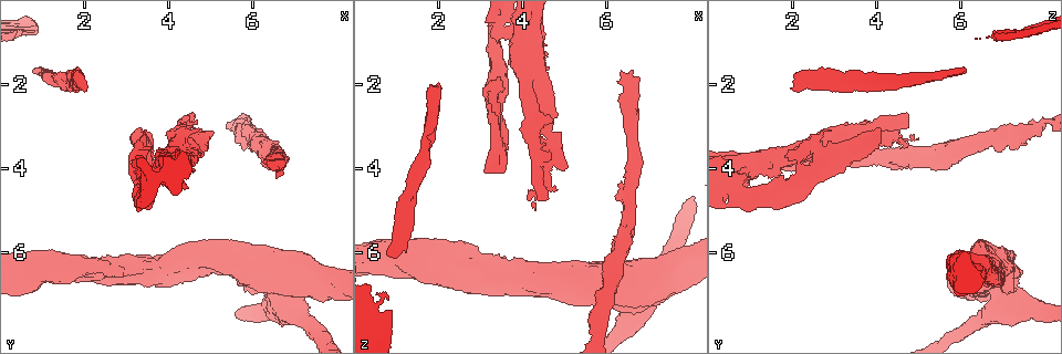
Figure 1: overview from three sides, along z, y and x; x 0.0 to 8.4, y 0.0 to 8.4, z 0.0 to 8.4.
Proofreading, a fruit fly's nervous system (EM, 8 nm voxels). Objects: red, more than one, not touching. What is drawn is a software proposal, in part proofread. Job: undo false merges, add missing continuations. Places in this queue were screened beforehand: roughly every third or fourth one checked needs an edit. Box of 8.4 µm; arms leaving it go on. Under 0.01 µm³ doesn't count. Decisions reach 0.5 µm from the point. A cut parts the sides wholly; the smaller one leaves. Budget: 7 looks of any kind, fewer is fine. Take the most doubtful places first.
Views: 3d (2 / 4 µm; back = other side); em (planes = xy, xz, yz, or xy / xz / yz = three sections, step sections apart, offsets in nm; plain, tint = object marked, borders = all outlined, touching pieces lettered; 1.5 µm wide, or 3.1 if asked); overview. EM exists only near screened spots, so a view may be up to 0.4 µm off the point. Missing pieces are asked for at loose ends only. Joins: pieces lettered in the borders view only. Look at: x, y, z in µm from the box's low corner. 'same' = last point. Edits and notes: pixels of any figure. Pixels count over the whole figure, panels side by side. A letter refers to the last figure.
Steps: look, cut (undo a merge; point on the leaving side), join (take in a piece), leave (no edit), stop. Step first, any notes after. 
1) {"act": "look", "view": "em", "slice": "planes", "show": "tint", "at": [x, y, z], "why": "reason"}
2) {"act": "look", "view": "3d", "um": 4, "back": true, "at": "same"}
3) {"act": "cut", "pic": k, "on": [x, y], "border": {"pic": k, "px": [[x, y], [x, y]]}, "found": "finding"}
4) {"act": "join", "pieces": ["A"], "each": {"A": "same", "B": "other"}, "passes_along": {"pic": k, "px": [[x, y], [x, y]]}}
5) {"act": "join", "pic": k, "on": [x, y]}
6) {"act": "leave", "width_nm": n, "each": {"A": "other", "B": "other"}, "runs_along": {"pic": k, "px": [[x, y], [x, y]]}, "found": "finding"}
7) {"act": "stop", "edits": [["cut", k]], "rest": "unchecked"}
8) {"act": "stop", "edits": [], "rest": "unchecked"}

{"act": "look", "view": "3d", "um": 2, "at": [6.40, 3.80, 1.75], "why": "free end"}

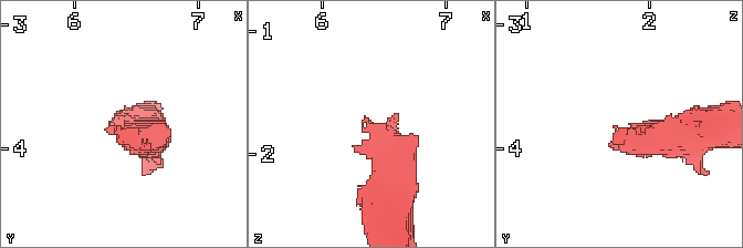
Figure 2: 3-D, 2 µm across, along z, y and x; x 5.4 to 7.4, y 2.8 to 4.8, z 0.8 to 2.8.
{"act": "look", "view": "em", "slice": "yz", "step": 4, "show": "borders", "at": [6.38, 3.82, 1.72]}

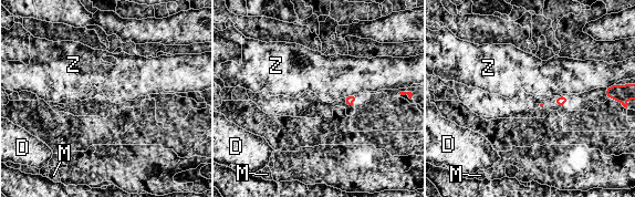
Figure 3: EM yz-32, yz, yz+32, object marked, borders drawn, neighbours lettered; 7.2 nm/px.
{"act": "look", "view": "em", "slice": "planes", "show": "borders", "at": "same"}

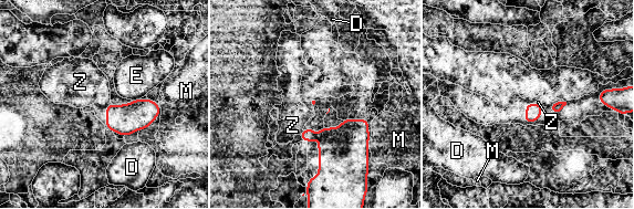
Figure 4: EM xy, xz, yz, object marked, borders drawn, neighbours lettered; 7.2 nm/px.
{"act": "leave", "each": {"D": "other", "E": "other", "M": "other", "Z": "other"}, "found": "none of them fits"}

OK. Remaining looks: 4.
{"act": "look", "view": "3d", "um": 2, "back": true, "at": [1.00, 1.55, 6.05]}

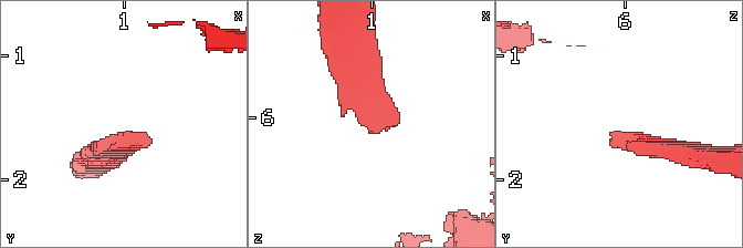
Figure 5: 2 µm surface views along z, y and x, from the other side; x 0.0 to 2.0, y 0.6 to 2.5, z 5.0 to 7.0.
{"act": "look", "view": "em", "slice": "yz", "step": 8, "show": "borders", "at": [0.98, 1.60, 6.14]}

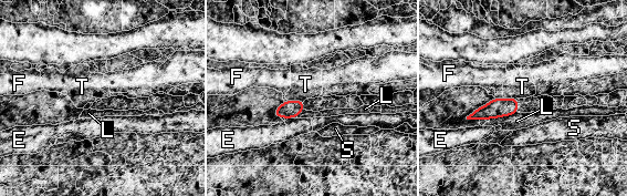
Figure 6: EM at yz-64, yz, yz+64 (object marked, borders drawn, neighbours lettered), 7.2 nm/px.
{"act": "look", "view": "em", "slice": "planes", "show": "borders", "at": "same"}

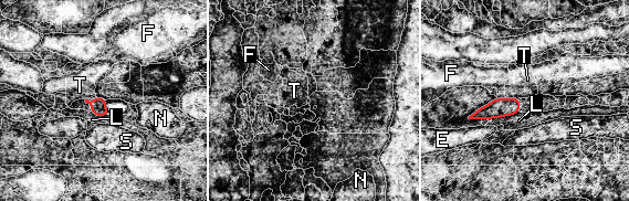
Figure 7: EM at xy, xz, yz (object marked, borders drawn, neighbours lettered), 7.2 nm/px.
{"act": "leave", "each": {"E": "other", "F": "other", "L": "other", "N": "other", "S": "other", "T": "other"}, "found": "no lettered piece goes on from it"}

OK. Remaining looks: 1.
{"act": "stop", "edits": [], "rest": "unchecked"}

